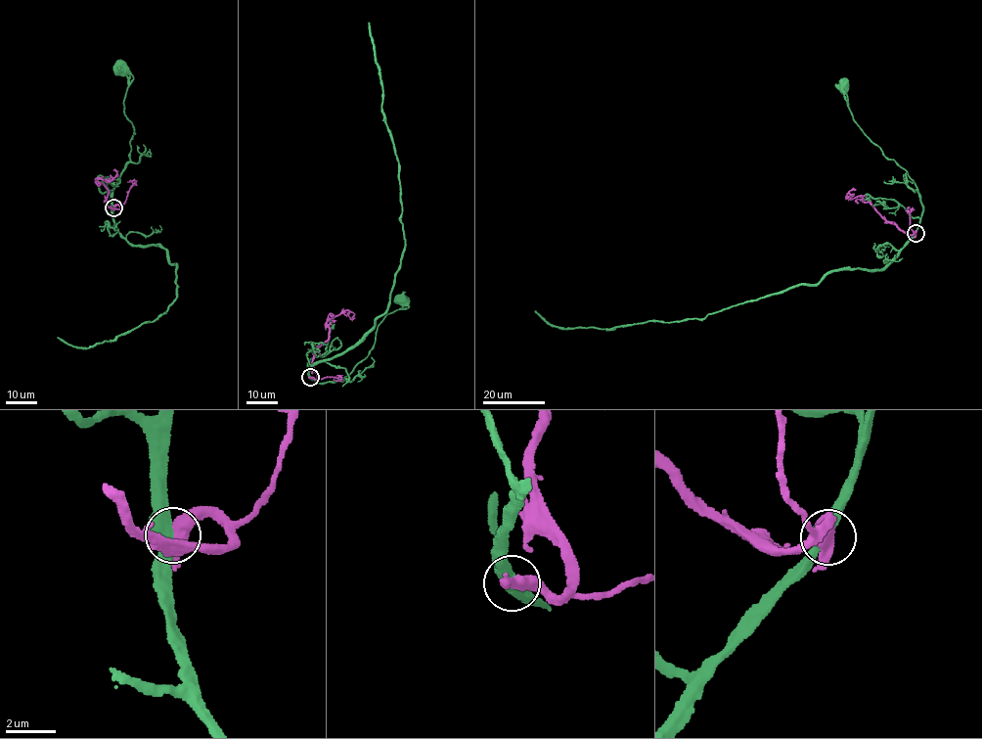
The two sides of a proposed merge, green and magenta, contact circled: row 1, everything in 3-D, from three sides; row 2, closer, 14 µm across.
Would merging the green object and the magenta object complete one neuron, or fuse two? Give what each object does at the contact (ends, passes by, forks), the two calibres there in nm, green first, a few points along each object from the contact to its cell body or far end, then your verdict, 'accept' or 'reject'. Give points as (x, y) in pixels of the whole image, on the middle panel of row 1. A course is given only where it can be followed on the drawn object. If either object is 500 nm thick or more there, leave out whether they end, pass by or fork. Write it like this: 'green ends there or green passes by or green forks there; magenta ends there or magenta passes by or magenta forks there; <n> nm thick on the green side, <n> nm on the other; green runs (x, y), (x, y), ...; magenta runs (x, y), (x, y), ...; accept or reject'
500 nm thick on the green side, 480 nm on the other; green runs (310, 378), (320, 383), (343, 381), (366, 357), (375, 343), (379, 325), (387, 314), (402, 308), (402, 300); magenta runs (310, 378), (317, 376), (314, 352), (328, 339), (327, 321), (346, 310), (354, 314), (352, 320); reject

